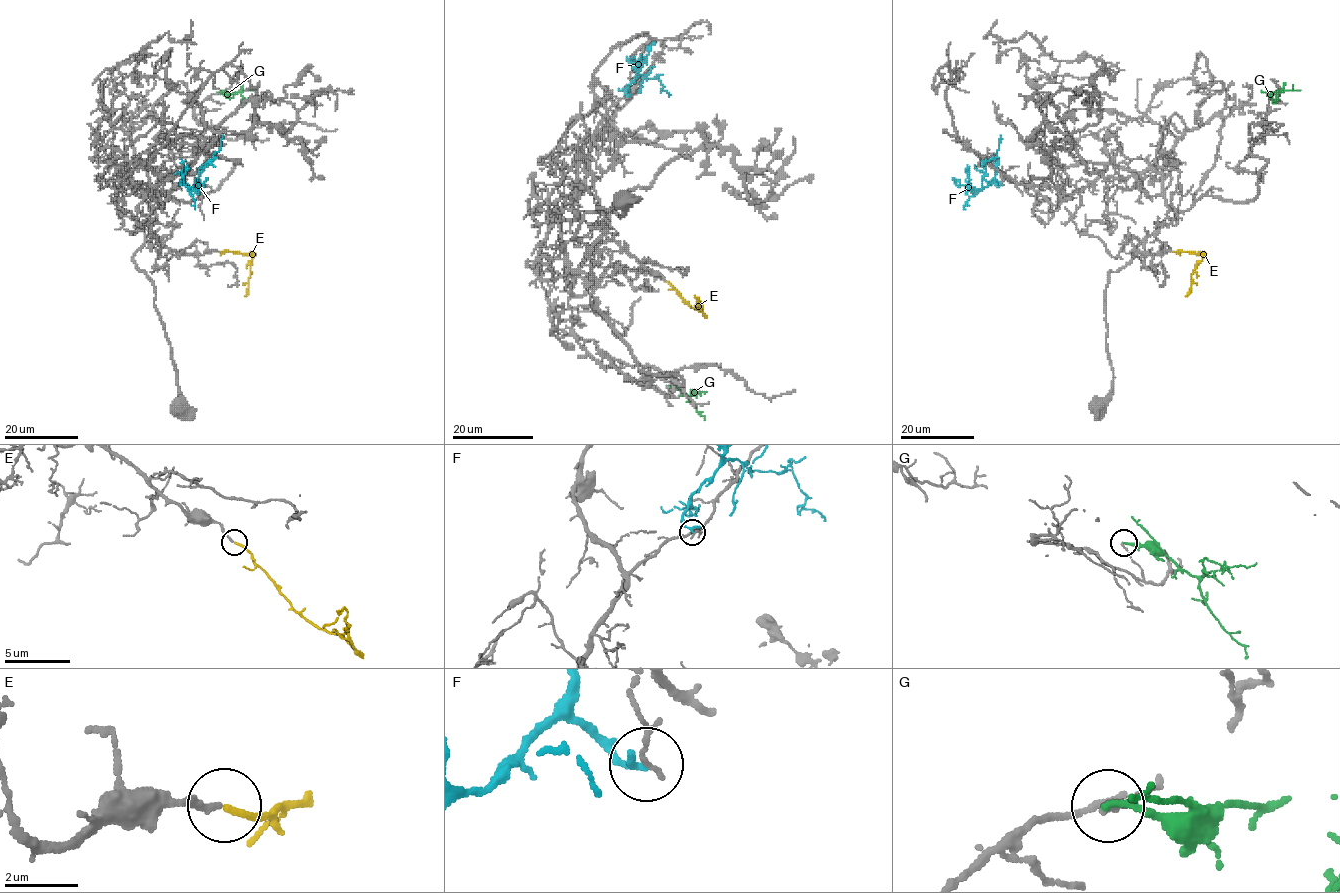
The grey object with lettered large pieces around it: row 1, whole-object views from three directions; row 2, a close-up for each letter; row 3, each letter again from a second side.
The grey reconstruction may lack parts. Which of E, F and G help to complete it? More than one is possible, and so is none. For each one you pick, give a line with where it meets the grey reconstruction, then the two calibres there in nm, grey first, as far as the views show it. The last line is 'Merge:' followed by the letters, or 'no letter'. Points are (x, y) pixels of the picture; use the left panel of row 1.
E: meets grey at (218, 251); 180 nm thick on the grey side, 150 nm on the other
Merge: E

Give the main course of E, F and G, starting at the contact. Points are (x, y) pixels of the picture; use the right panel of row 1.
E: (1172, 251), (1203, 254), (1191, 274), (1192, 282), (1186, 296)
F: (1002, 184), (995, 180), (986, 186), (982, 183), (984, 162), (995, 158), (1001, 135)
G: (1268, 93), (1301, 91)

